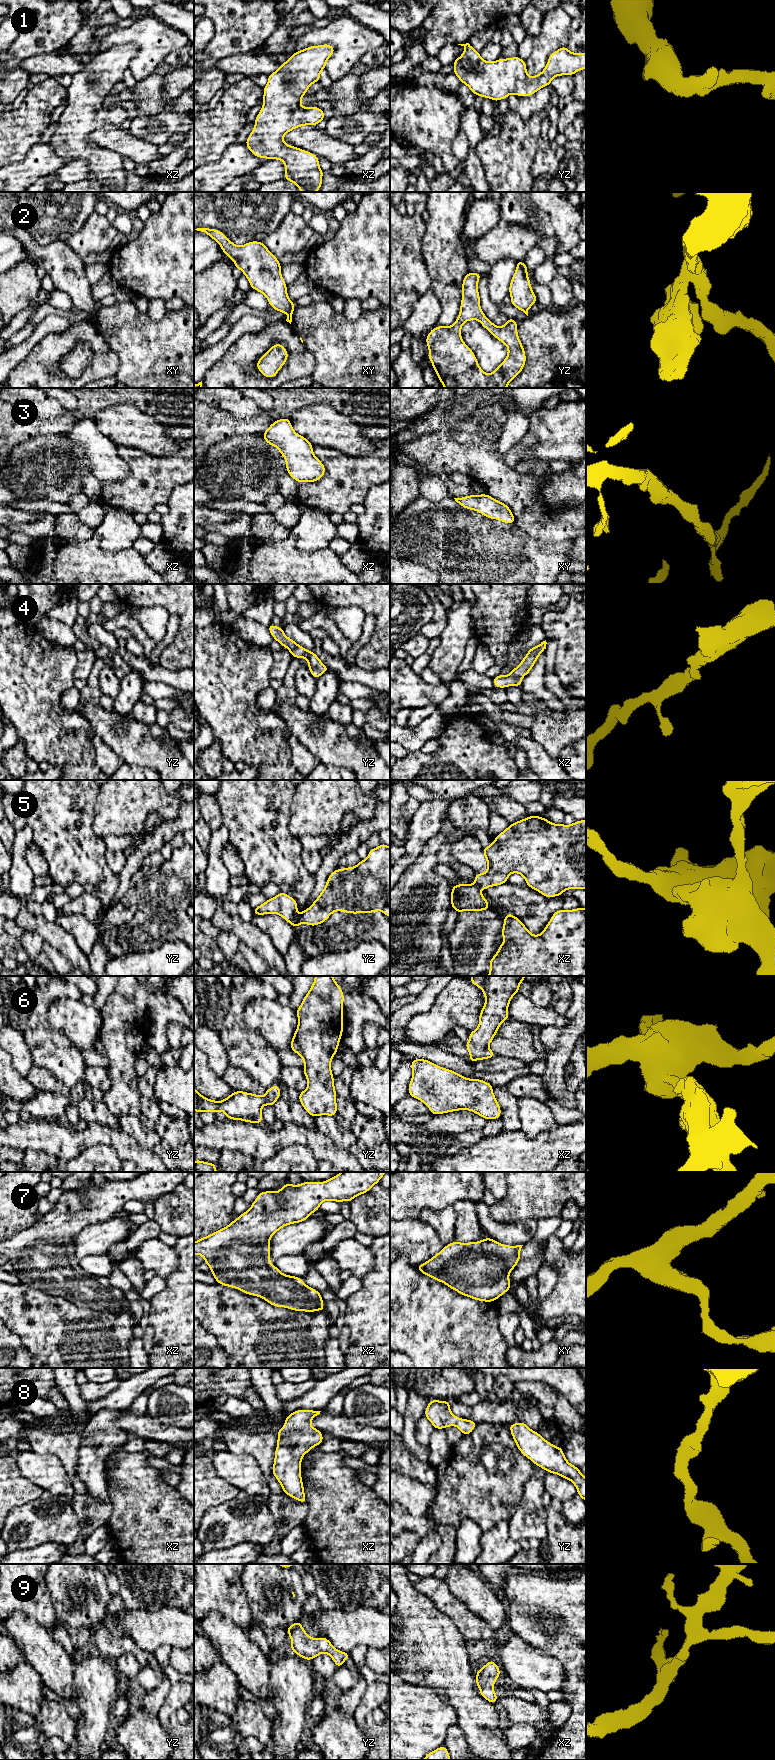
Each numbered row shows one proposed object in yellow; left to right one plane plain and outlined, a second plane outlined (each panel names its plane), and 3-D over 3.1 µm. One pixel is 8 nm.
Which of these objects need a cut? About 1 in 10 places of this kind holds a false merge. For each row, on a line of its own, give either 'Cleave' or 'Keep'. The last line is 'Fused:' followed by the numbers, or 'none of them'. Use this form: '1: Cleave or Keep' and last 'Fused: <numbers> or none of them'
1: Keep
2: Keep
3: Keep
4: Keep
5: Cleave
6: Keep
7: Keep
8: Keep
9: Keep
Fused: 5

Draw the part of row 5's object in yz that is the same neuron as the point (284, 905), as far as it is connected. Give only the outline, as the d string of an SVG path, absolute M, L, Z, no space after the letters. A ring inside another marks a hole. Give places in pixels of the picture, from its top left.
M279 892L277 896L267 899L267 901L253 909L254 915L279 914L295 928L299 928L298 904L294 898L288 894Z

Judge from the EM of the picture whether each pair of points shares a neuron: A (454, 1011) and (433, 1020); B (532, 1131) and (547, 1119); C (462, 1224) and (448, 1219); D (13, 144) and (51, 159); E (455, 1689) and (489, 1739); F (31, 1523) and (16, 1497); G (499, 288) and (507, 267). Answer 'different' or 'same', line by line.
A: same
B: same
C: different
D: different
E: same
F: different
G: same

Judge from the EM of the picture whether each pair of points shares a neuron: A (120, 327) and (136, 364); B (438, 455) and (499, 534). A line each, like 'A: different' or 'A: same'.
A: same
B: different

